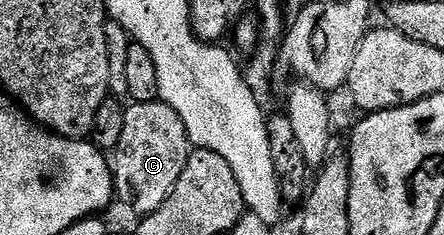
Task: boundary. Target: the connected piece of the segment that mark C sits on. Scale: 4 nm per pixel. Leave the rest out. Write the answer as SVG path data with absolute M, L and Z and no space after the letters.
M160 100L128 104L125 127L122 128L120 142L113 150L116 194L124 197L139 215L157 211L157 207L169 199L177 179L181 179L181 171L185 171L185 163L192 151L185 123L173 107Z

